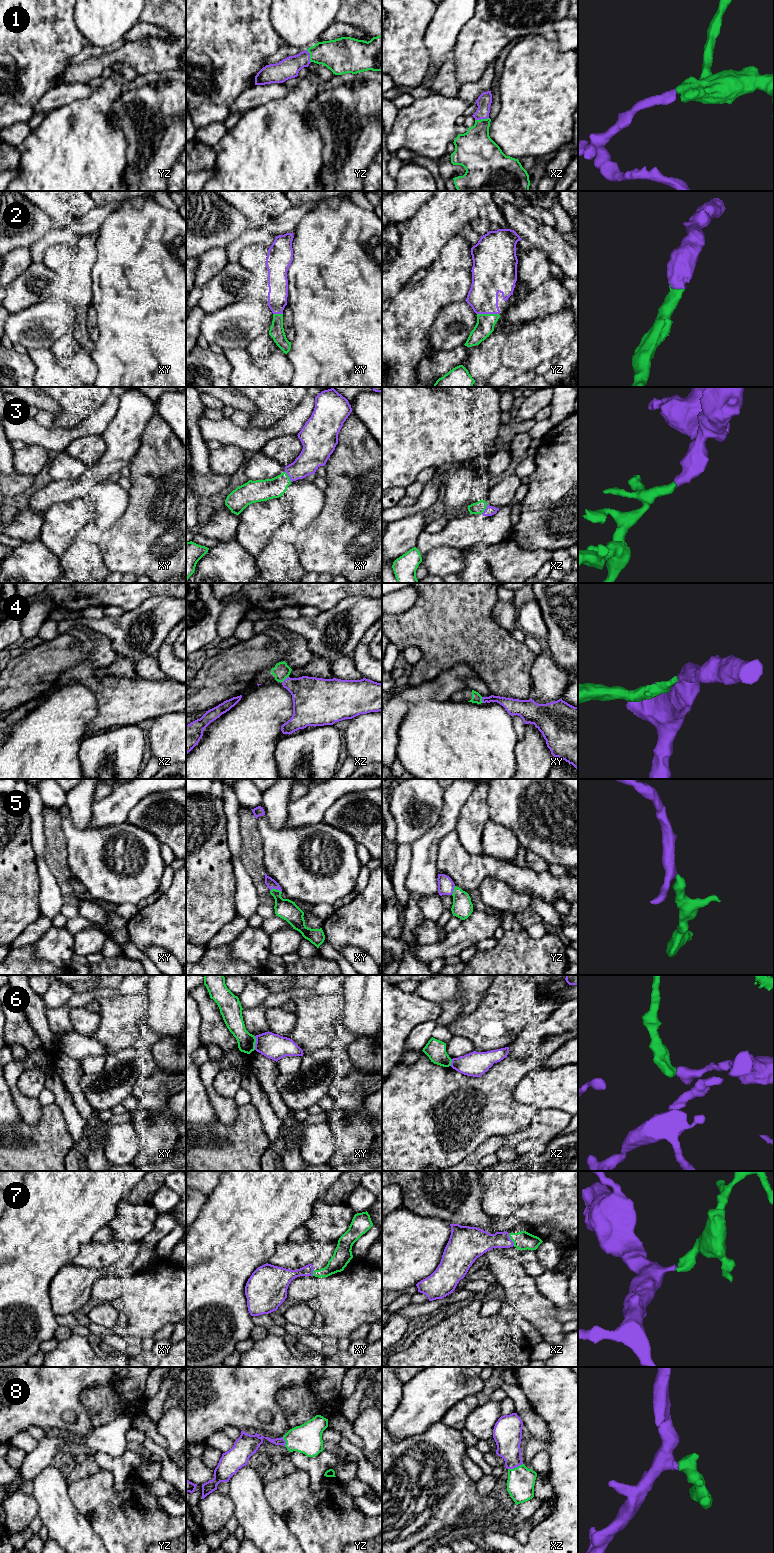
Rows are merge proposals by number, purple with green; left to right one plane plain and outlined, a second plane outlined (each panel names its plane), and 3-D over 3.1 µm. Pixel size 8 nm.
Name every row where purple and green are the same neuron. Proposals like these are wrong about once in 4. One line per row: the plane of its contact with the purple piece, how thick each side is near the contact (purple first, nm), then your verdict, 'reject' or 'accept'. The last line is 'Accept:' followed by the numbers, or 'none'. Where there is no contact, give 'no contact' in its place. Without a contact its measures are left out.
1: meets purple in xz; 120 nm thick on the purple side, 300 nm on the other; accept
2: meets purple in yz; 240 nm thick on the purple side, 150 nm on the other; accept
3: meets purple in xy; 200 nm thick on the purple side, 180 nm on the other; accept
4: meets purple in xz; 320 nm thick on the purple side, 140 nm on the other; accept
5: meets purple in xy; 80 nm thick on the purple side, 160 nm on the other; accept
6: meets purple in xy; 200 nm thick on the purple side, 140 nm on the other; reject
7: meets purple in xz; 190 nm thick on the purple side, 150 nm on the other; accept
8: meets purple in xz; 220 nm thick on the purple side, 220 nm on the other; accept
Accept: 1, 2, 3, 4, 5, 7, 8

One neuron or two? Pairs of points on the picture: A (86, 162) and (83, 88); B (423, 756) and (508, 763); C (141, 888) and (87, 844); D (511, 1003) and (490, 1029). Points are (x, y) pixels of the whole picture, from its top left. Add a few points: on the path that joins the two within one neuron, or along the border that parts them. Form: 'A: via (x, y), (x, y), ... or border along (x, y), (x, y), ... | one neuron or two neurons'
A: border along (97, 87), (89, 96), (75, 99), (61, 106) | two neurons
B: via (444, 756), (454, 756), (465, 763), (487, 763) | one neuron
C: via (125, 881), (118, 881), (107, 873), (98, 860) | one neuron
D: via (510, 1011), (505, 1020), (498, 1021) | one neuron

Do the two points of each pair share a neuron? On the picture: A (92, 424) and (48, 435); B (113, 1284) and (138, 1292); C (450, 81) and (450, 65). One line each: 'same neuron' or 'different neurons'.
A: same neuron
B: different neurons
C: same neuron

